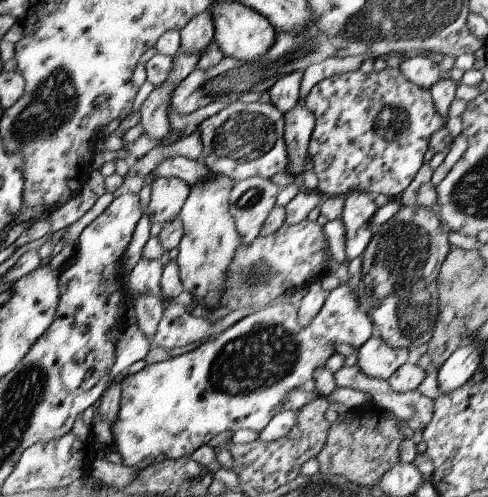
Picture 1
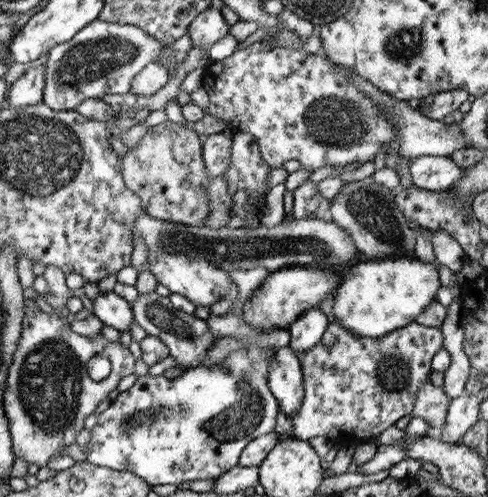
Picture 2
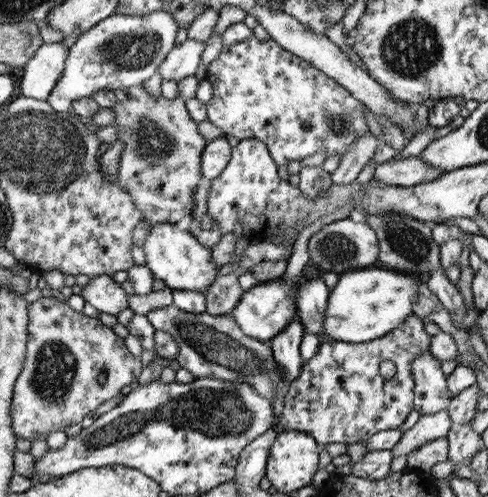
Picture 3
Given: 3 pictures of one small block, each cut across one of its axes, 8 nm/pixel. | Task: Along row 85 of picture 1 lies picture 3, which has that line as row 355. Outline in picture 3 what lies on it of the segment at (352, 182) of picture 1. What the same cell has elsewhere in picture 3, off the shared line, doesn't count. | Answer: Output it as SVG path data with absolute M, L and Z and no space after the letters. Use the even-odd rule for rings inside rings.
M411 314L383 338L365 344L335 342L323 336L319 340L319 352L289 384L283 396L285 406L281 414L275 416L275 428L283 432L307 432L317 446L359 444L383 430L399 430L413 410L415 380L411 360L431 346L431 336L423 332L423 320ZM383 360L395 364L395 376L391 380L383 380L377 372Z

